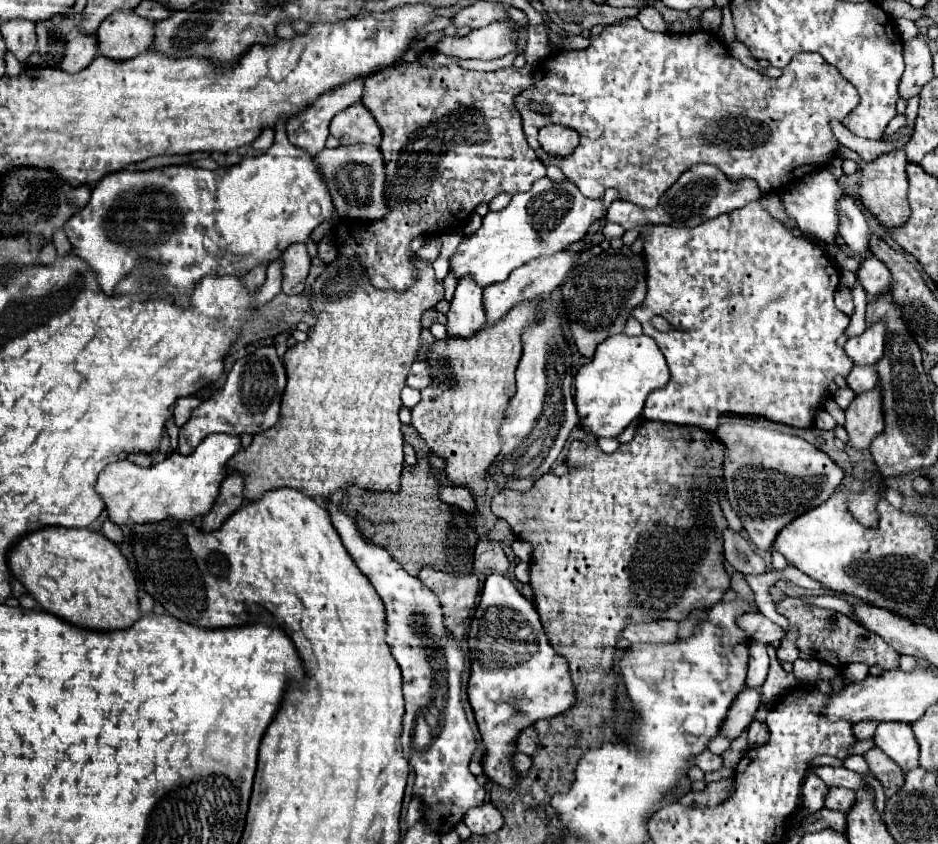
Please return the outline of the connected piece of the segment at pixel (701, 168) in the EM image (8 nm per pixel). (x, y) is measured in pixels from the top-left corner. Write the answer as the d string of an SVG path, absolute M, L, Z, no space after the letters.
M695 164L693 168L685 170L681 178L661 196L661 202L657 208L647 210L639 208L631 202L615 200L609 210L607 210L607 220L621 224L625 230L637 228L637 226L647 226L647 224L667 224L667 226L677 226L677 228L695 228L701 222L709 218L717 218L721 214L729 214L733 210L743 208L745 204L759 200L761 190L757 182L751 178L741 178L741 180L729 180L717 166L713 164Z

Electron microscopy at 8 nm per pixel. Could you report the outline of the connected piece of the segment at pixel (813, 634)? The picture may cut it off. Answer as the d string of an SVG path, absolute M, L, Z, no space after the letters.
M783 598L781 602L777 602L777 612L783 614L797 630L795 646L799 648L799 652L805 652L827 664L833 664L835 668L843 668L851 662L865 662L867 666L879 664L885 670L899 668L899 654L881 636L865 630L845 614L815 608L799 598Z

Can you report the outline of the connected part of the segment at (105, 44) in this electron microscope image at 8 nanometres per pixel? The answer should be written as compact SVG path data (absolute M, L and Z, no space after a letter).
M115 12L97 30L99 56L109 60L129 60L145 50L153 42L155 22L145 22L133 12Z

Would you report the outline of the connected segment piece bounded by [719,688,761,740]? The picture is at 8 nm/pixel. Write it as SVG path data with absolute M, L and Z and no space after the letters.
M749 688L741 690L737 694L737 698L733 700L733 704L727 712L727 718L723 720L719 734L729 740L735 740L753 722L759 704L761 704L761 700L759 700L757 690L749 690Z

